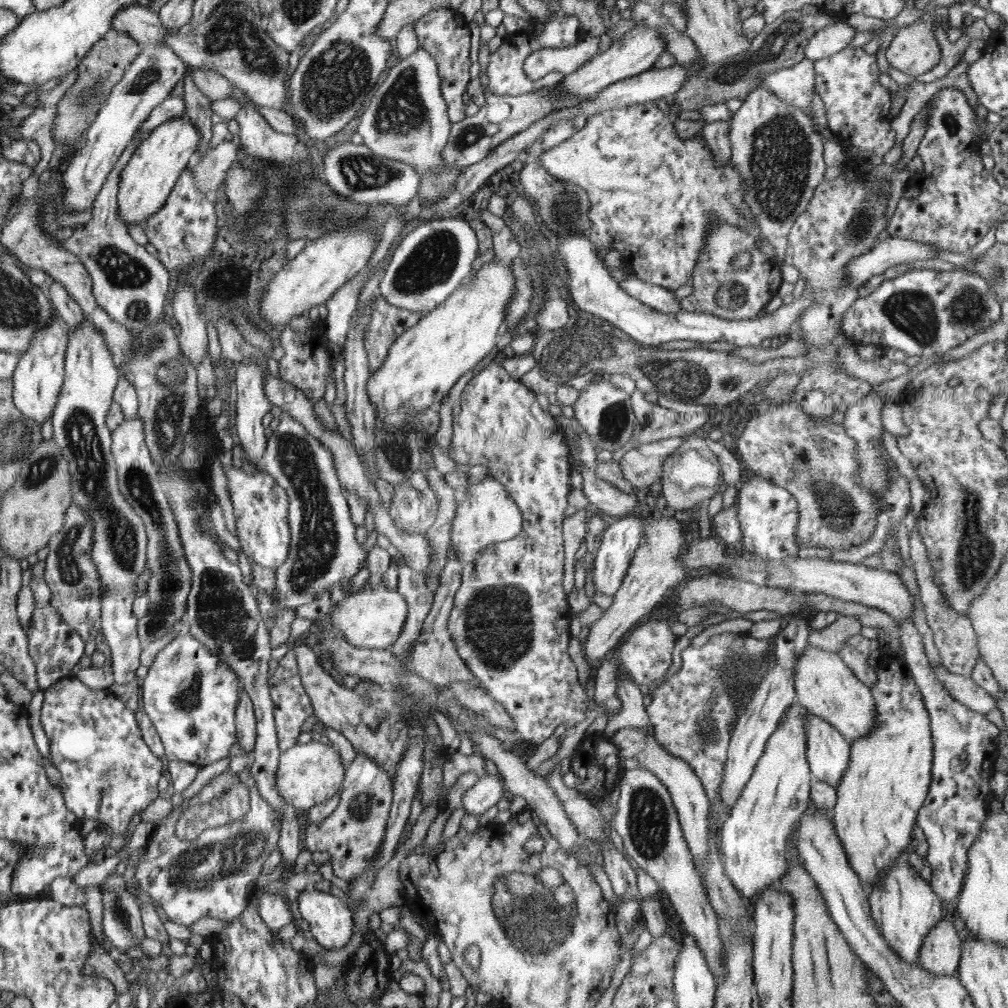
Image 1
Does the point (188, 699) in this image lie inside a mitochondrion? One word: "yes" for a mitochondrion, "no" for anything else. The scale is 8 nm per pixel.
yes

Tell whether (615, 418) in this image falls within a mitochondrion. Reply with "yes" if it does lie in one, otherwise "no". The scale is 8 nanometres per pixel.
yes

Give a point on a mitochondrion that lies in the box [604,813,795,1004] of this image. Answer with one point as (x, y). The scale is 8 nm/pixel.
(728, 950)

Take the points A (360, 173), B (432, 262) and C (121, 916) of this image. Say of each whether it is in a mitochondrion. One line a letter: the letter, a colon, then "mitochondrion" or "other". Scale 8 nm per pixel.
A: mitochondrion
B: mitochondrion
C: mitochondrion

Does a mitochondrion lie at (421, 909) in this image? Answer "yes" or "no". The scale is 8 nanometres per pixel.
no

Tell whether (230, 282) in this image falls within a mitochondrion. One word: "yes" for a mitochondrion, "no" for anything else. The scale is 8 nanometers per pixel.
yes

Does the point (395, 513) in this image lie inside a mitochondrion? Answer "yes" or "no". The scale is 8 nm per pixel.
no

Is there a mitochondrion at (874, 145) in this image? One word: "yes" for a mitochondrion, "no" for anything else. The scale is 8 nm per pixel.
no

